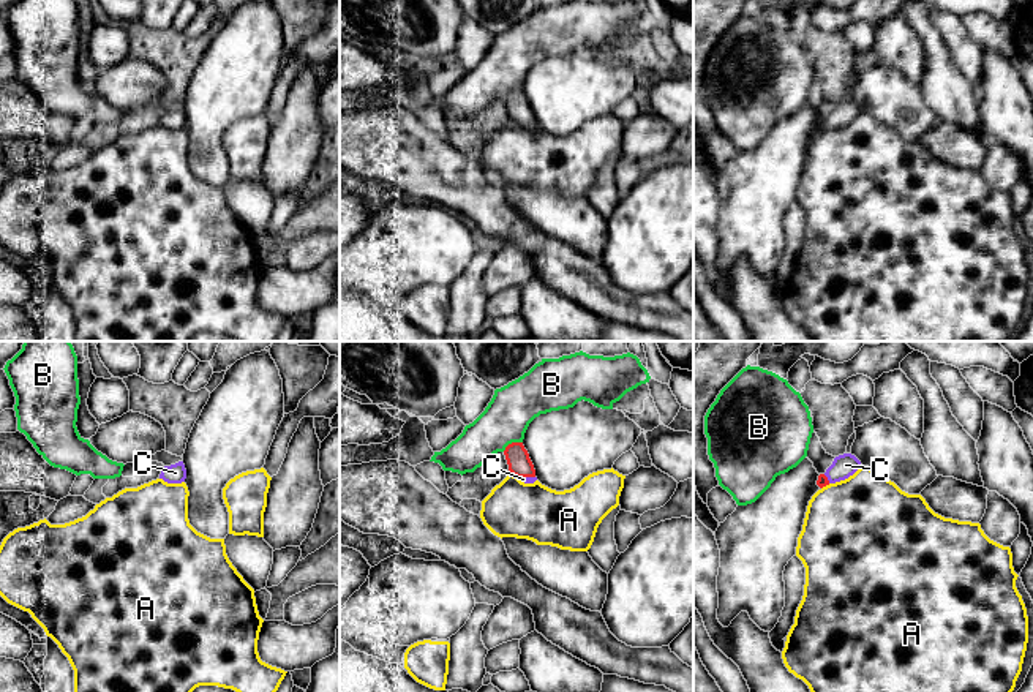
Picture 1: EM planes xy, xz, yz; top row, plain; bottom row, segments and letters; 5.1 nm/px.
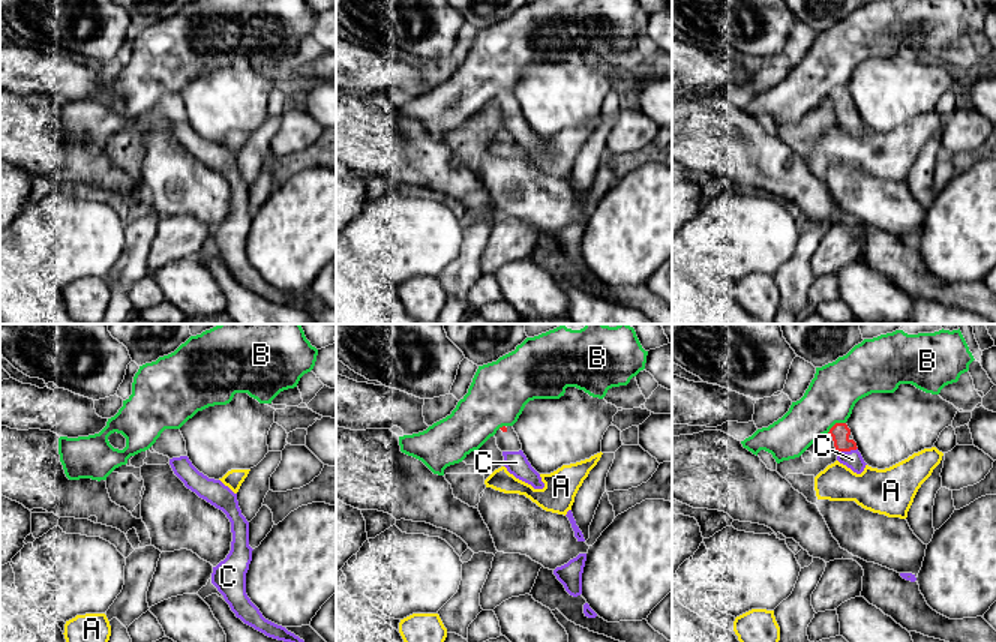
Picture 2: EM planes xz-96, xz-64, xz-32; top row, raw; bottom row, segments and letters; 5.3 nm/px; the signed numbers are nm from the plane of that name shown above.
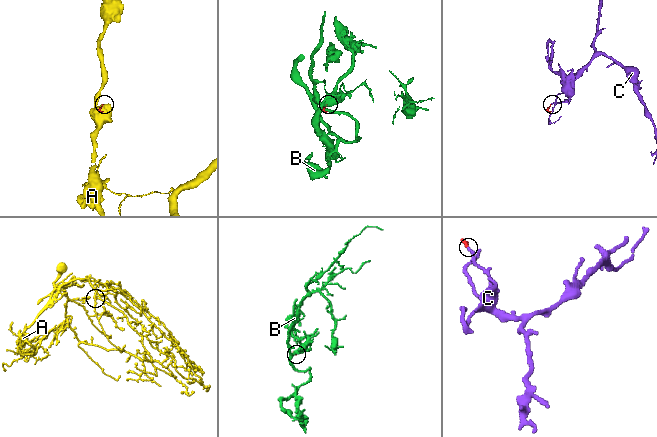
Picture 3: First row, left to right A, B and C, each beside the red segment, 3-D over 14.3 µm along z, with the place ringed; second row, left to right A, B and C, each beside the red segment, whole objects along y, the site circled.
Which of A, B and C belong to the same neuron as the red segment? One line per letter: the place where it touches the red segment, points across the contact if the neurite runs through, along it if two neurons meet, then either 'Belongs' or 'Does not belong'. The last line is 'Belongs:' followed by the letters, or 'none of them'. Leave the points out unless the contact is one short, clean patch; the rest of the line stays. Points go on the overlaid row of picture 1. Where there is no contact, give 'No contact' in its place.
A: Touches red at xz (515, 474). Does not belong
B: Touches red at xz (512, 443). Boundary: xz (522, 441), (512, 441), (503, 451). Does not belong
C: Touches red at xz (528, 476). Path across: xz (520, 465), (528, 476), (523, 479). Belongs
Belongs: C

